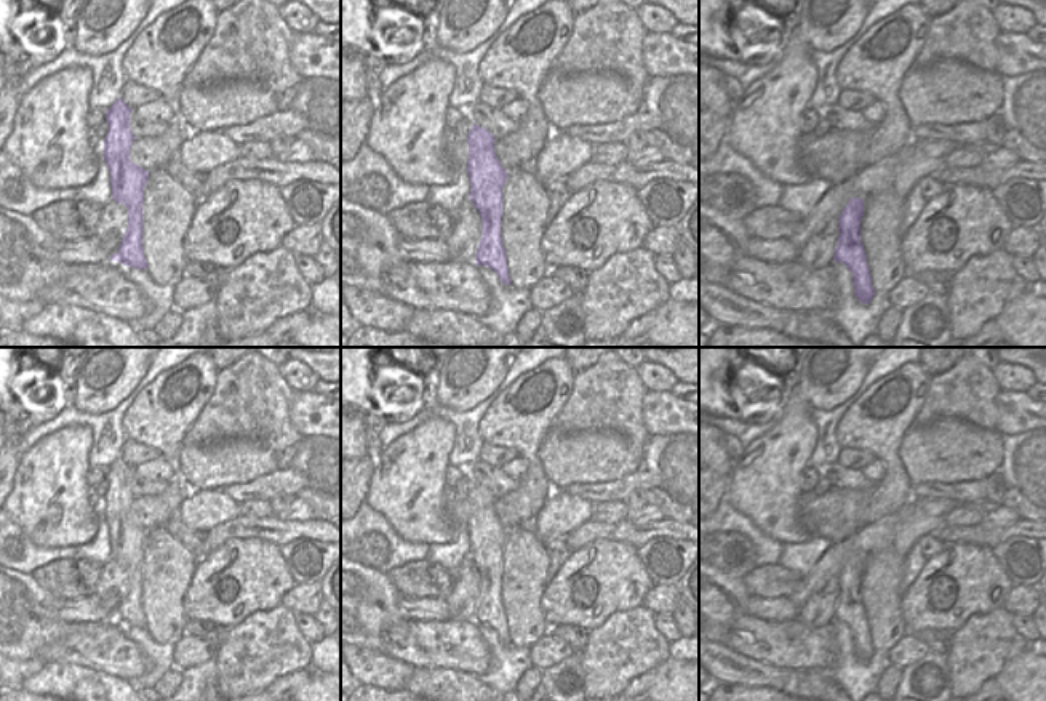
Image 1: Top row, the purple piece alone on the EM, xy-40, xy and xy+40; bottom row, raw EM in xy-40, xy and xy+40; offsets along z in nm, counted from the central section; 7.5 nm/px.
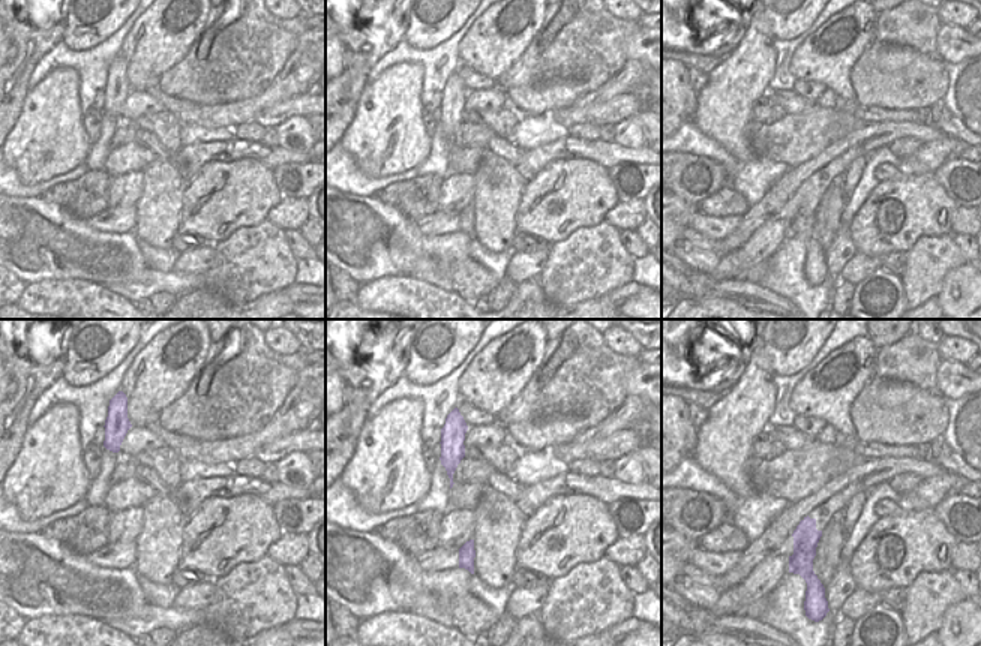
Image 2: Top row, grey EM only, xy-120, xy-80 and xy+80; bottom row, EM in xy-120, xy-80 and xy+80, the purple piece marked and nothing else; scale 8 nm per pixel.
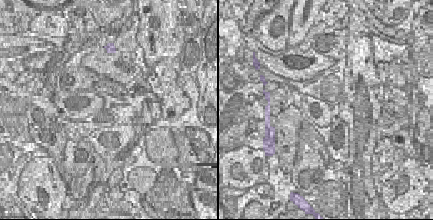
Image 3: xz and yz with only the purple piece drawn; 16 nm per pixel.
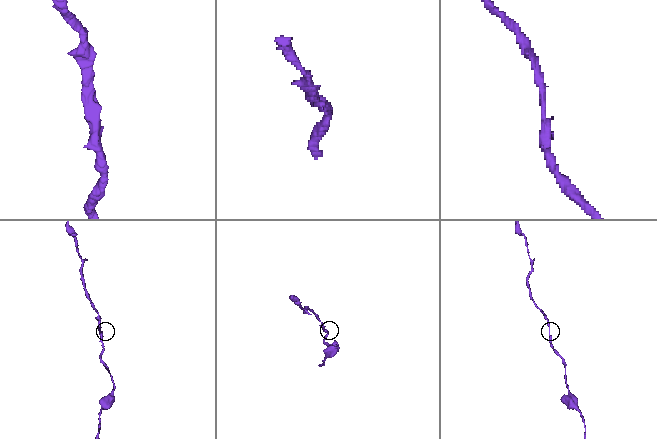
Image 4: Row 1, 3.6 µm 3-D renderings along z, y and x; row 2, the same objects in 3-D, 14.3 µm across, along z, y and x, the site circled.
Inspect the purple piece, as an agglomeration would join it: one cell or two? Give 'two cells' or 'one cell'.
one cell

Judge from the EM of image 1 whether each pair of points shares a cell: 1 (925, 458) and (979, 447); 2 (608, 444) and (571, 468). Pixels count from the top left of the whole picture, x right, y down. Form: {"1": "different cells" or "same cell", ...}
{"1": "same cell", "2": "same cell"}

